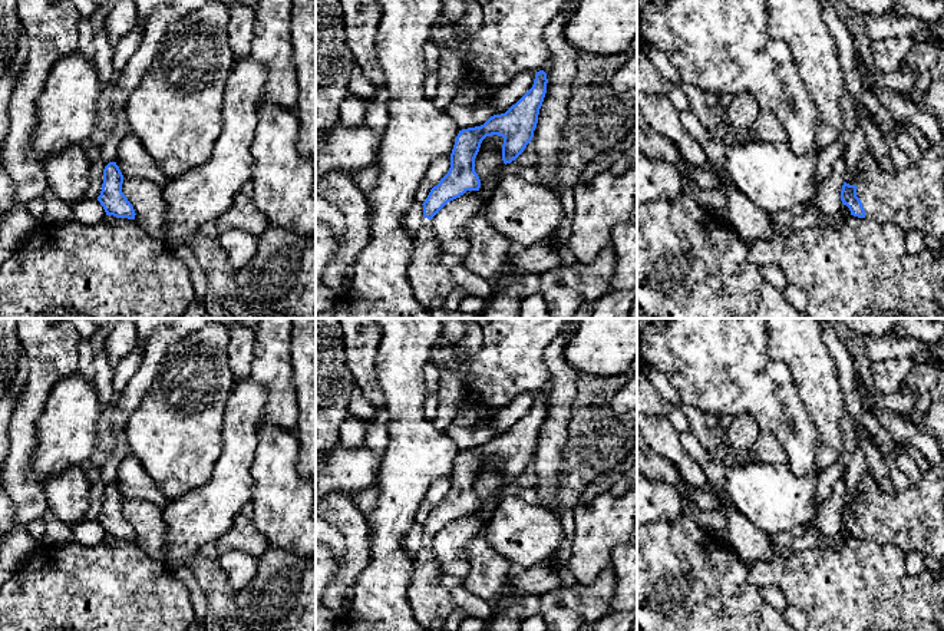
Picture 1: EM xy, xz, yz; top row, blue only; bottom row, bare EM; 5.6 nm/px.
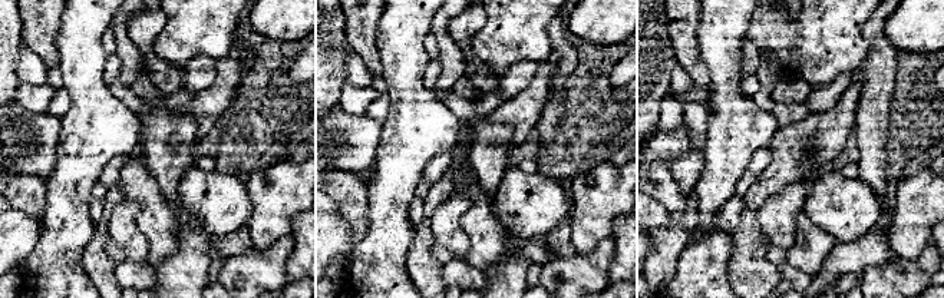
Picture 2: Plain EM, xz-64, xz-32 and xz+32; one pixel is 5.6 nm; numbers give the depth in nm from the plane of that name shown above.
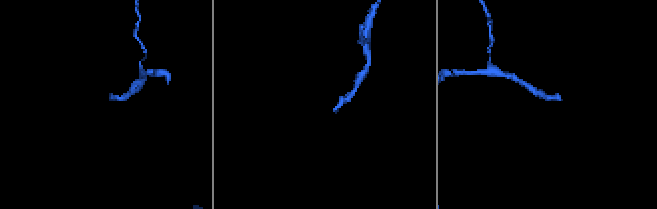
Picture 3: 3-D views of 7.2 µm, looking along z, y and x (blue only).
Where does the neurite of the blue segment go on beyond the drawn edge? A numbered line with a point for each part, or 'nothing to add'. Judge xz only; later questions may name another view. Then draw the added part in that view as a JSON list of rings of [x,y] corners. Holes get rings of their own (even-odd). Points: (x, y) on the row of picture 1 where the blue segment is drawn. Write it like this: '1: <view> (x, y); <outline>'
1: xz (431, 283); [[[422,218],[422,224],[412,234],[413,250],[407,267],[412,291],[428,310],[442,308],[448,295],[455,290],[448,268],[440,264],[443,254],[435,235],[433,218]]]

